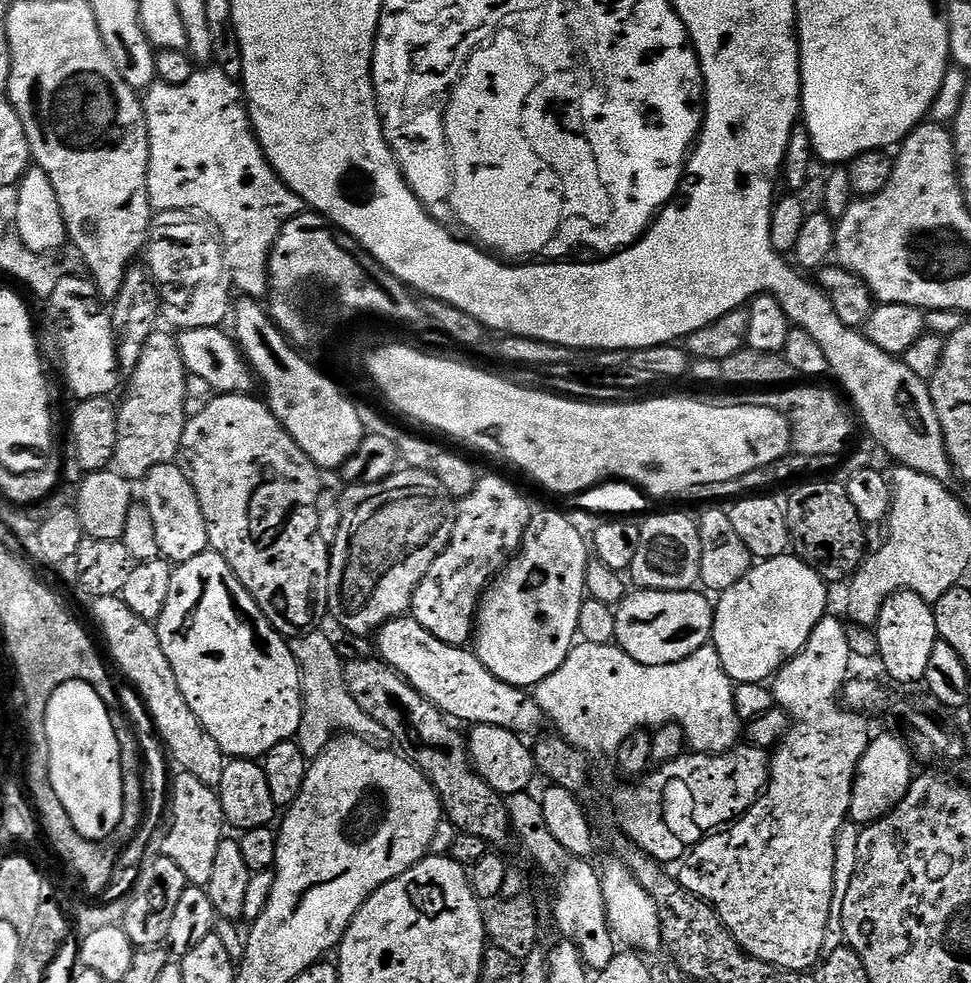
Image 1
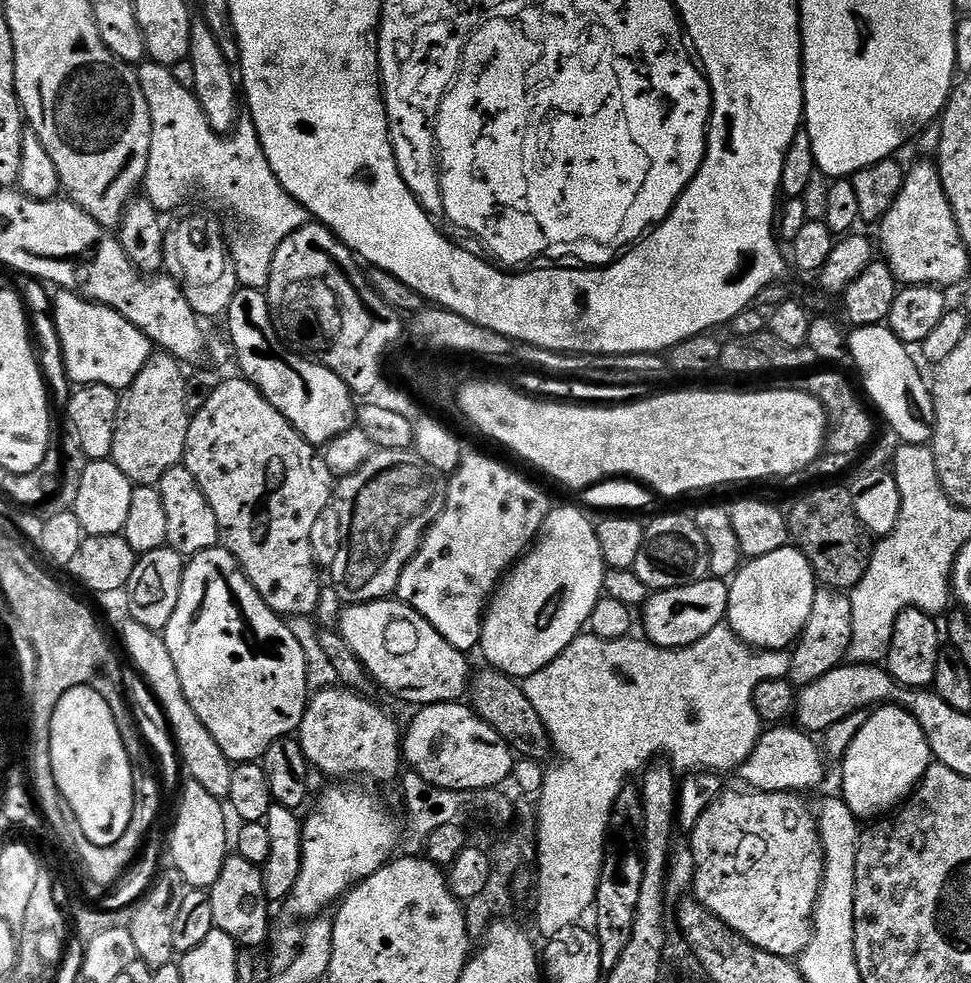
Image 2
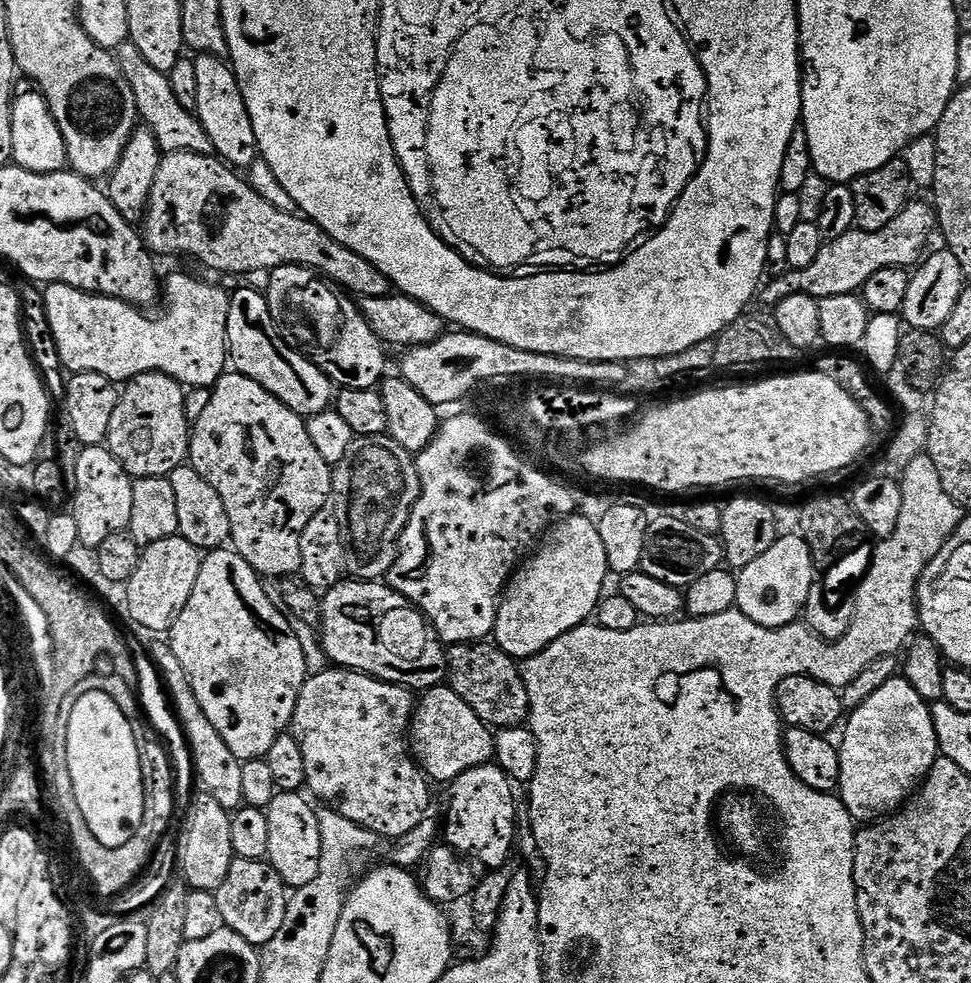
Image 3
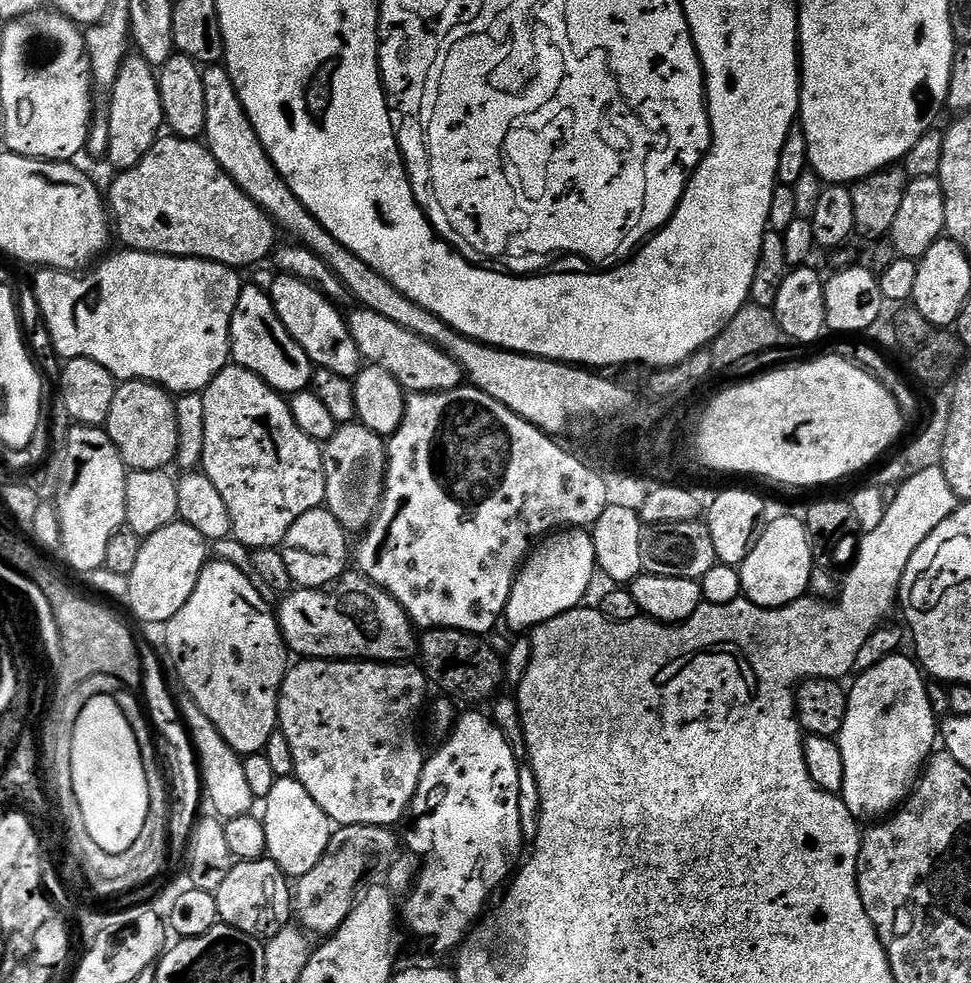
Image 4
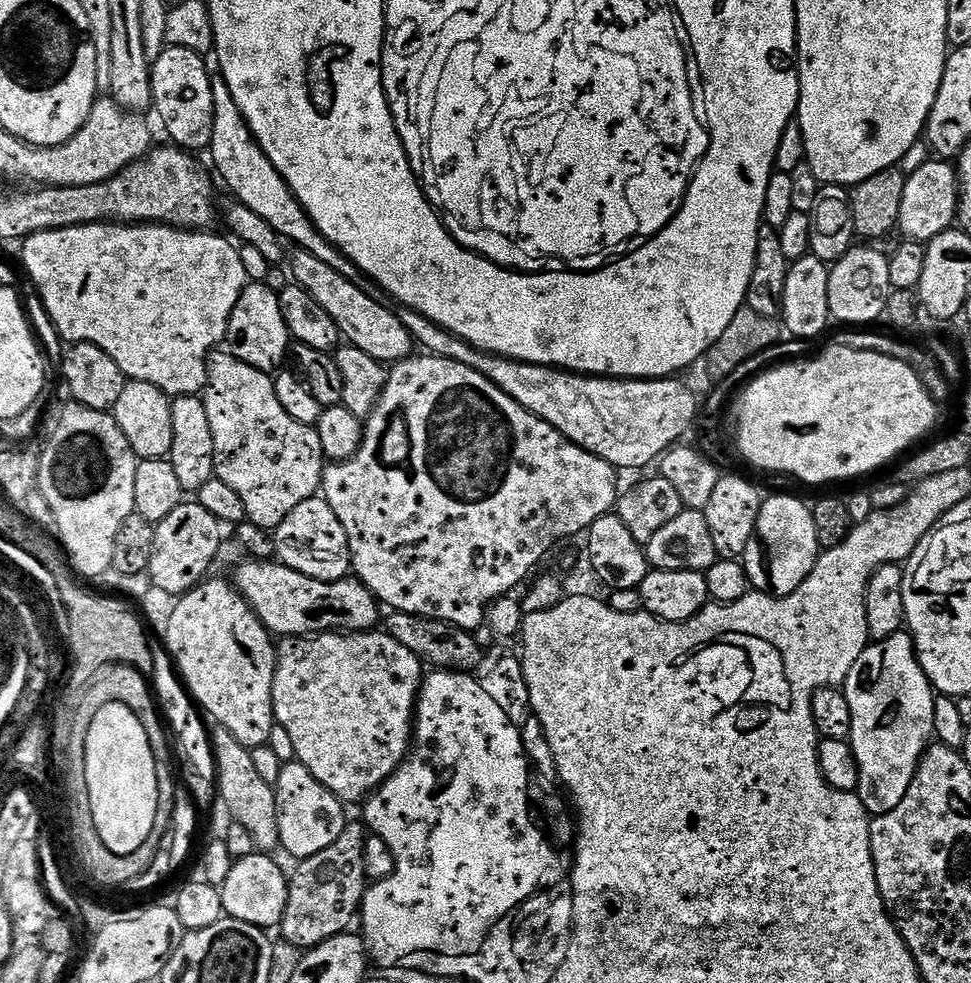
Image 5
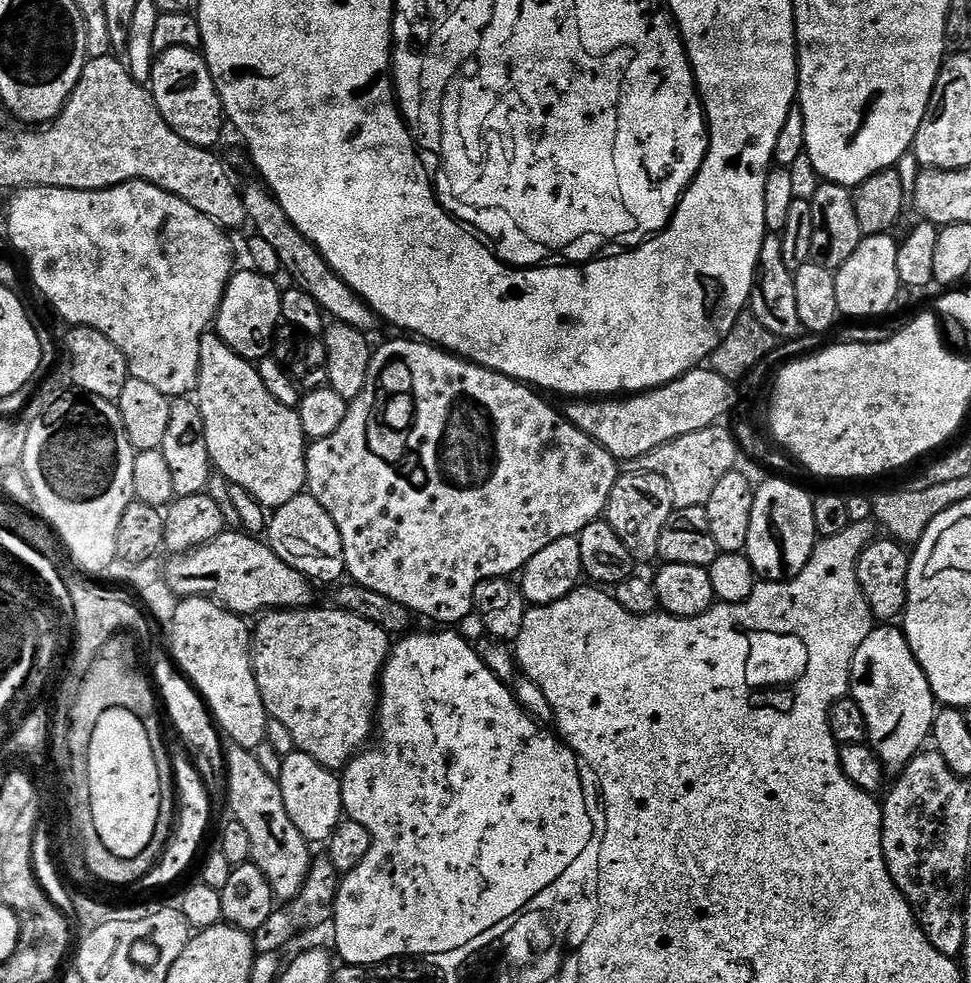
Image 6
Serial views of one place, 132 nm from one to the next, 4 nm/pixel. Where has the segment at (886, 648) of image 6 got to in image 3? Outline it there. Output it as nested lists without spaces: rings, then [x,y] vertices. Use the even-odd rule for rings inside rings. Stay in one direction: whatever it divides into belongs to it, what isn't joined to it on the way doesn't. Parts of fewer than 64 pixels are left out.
[[[897,678],[878,686],[866,702],[851,709],[844,728],[844,741],[839,741],[840,787],[838,795],[846,810],[856,822],[875,822],[885,819],[904,807],[906,801],[924,783],[928,771],[941,755],[938,738],[935,736],[929,701],[924,700],[903,678]]]

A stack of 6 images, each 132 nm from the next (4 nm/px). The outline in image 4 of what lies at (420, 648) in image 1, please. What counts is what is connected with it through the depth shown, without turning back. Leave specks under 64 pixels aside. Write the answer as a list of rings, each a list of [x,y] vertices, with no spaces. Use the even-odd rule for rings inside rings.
[[[356,570],[346,571],[327,590],[297,587],[289,591],[279,601],[278,619],[289,653],[297,652],[300,658],[399,664],[411,661],[418,652],[418,632],[403,606]]]

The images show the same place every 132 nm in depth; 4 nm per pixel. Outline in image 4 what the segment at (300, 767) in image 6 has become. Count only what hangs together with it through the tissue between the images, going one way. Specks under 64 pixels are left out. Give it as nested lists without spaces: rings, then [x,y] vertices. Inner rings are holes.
[[[292,776],[279,777],[274,782],[267,800],[263,801],[262,819],[266,826],[267,859],[272,860],[289,878],[299,878],[310,874],[314,866],[326,854],[334,831],[332,819],[310,798],[306,786]]]

